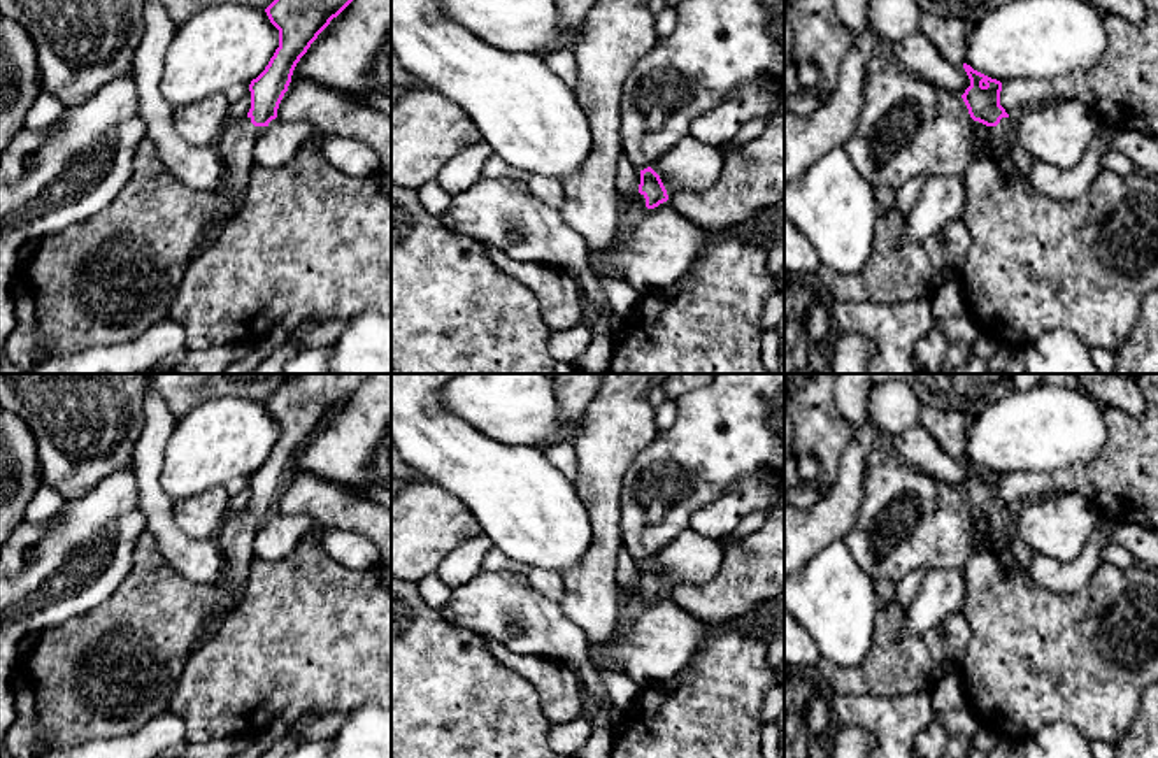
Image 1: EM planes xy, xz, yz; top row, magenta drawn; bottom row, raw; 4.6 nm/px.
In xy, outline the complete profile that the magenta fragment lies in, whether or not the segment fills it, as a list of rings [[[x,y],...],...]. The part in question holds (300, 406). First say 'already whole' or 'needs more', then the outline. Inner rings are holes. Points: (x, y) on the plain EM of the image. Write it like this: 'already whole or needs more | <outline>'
needs more | [[[298,374],[286,381],[265,402],[279,423],[279,440],[265,463],[251,474],[251,502],[244,512],[225,519],[214,537],[225,556],[223,586],[232,591],[232,604],[219,611],[198,635],[193,651],[212,640],[226,614],[242,600],[249,567],[254,560],[256,532],[277,511],[279,497],[288,484],[293,463],[318,428],[372,374]]]

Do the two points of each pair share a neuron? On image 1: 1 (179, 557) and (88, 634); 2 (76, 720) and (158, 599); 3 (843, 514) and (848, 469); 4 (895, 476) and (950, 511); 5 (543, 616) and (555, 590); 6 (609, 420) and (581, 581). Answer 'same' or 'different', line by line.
1: different
2: same
3: same
4: same
5: different
6: same

